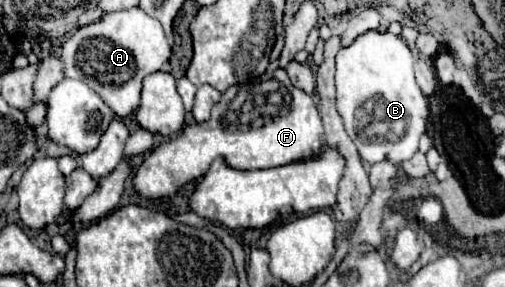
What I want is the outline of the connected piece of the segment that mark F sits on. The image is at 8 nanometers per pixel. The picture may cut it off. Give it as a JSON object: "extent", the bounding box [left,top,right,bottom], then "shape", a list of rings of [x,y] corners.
{"extent":[133,75,325,199],"shape":[[[263,75],[245,85],[229,87],[213,107],[209,121],[187,125],[179,137],[153,149],[149,159],[137,169],[133,185],[147,199],[171,197],[181,185],[203,177],[215,157],[225,157],[233,169],[269,169],[319,157],[325,145],[315,101],[293,87],[287,75]]]}

